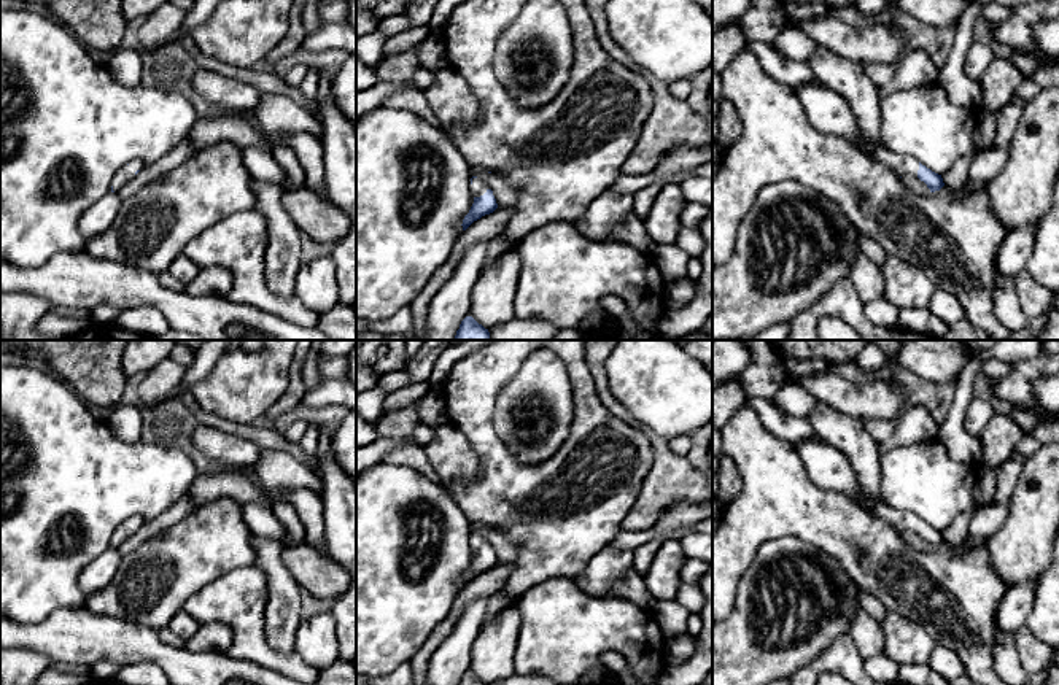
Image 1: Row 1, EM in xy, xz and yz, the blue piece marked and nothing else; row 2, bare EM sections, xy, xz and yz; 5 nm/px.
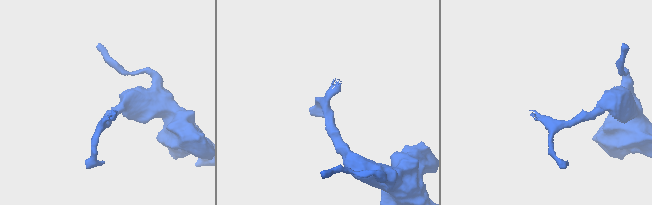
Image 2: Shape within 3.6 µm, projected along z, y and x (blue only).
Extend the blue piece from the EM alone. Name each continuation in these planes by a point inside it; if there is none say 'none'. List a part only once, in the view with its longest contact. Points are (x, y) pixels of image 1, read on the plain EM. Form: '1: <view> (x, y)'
1: xz (479, 544)

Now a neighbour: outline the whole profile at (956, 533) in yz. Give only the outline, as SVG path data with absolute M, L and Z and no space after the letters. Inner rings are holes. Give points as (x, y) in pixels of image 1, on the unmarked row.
M994 475L989 478L981 478L973 491L973 507L959 513L948 528L941 531L943 539L946 544L957 545L964 544L968 537L968 526L973 513L989 505L994 501L995 496L995 478Z

